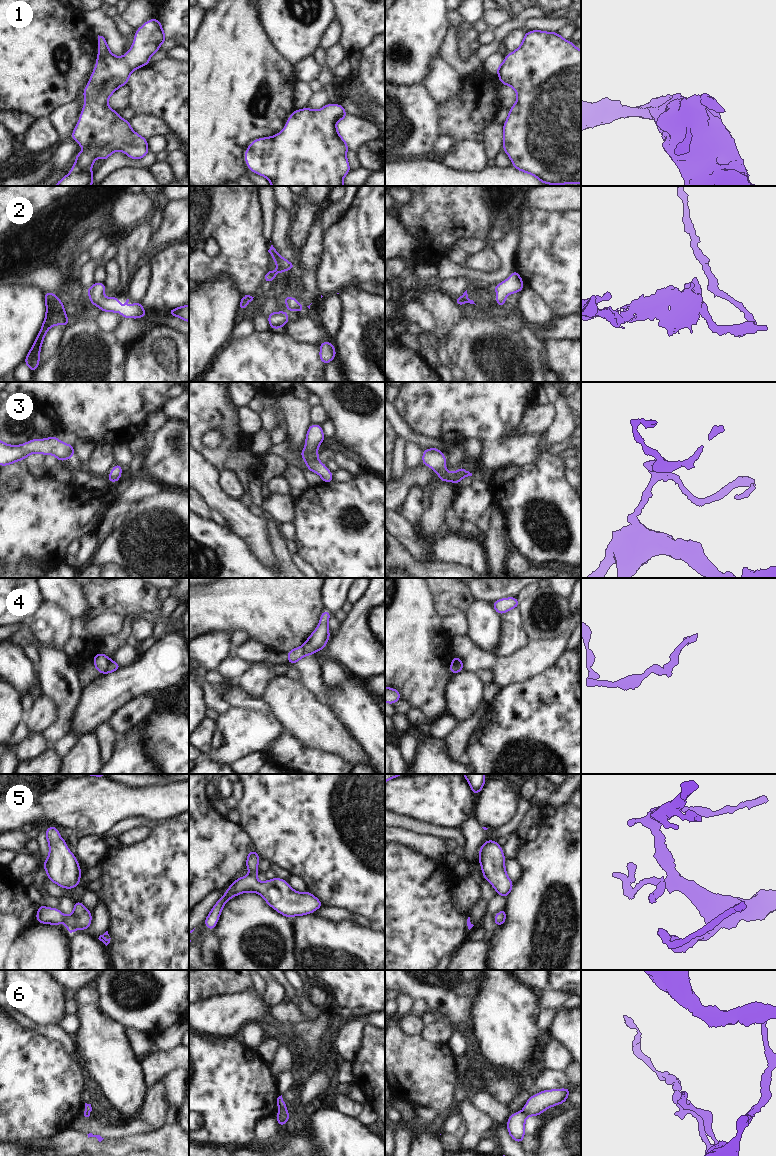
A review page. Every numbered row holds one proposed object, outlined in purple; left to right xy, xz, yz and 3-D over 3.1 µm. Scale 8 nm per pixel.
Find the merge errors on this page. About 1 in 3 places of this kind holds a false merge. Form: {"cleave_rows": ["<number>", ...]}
{"cleave_rows": ["4", "6"]}

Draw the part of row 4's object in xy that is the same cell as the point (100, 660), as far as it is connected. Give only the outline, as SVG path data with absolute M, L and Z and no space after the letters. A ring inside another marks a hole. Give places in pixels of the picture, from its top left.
M102 652L97 653L93 657L94 666L96 670L101 674L106 674L106 669L109 661L110 658L107 655L103 654Z

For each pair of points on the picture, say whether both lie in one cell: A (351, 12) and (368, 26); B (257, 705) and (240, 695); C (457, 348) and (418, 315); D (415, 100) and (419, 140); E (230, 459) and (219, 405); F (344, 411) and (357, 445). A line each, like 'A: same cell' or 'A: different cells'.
A: same cell
B: same cell
C: same cell
D: same cell
E: same cell
F: same cell

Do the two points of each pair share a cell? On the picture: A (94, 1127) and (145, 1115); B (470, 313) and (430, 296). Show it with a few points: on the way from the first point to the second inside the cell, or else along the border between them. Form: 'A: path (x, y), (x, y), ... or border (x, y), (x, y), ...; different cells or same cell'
A: border (138, 1119), (152, 1130); different cells
B: border (460, 308), (461, 320); different cells

